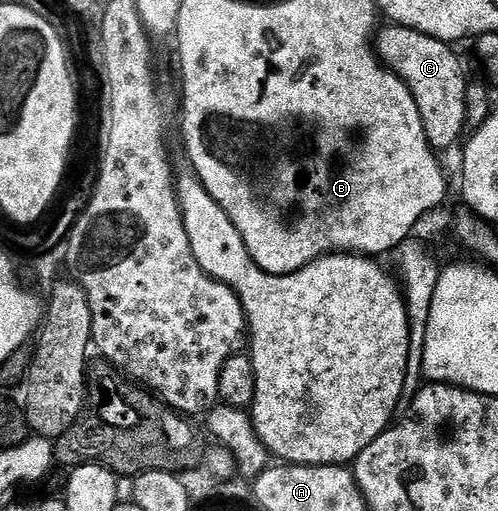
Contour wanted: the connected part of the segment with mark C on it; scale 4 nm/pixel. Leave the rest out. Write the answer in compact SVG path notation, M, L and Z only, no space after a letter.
M396 23L382 24L375 33L375 52L381 64L388 66L411 91L423 119L424 133L437 151L451 146L467 127L466 91L469 83L465 81L461 63L452 49L448 42Z

